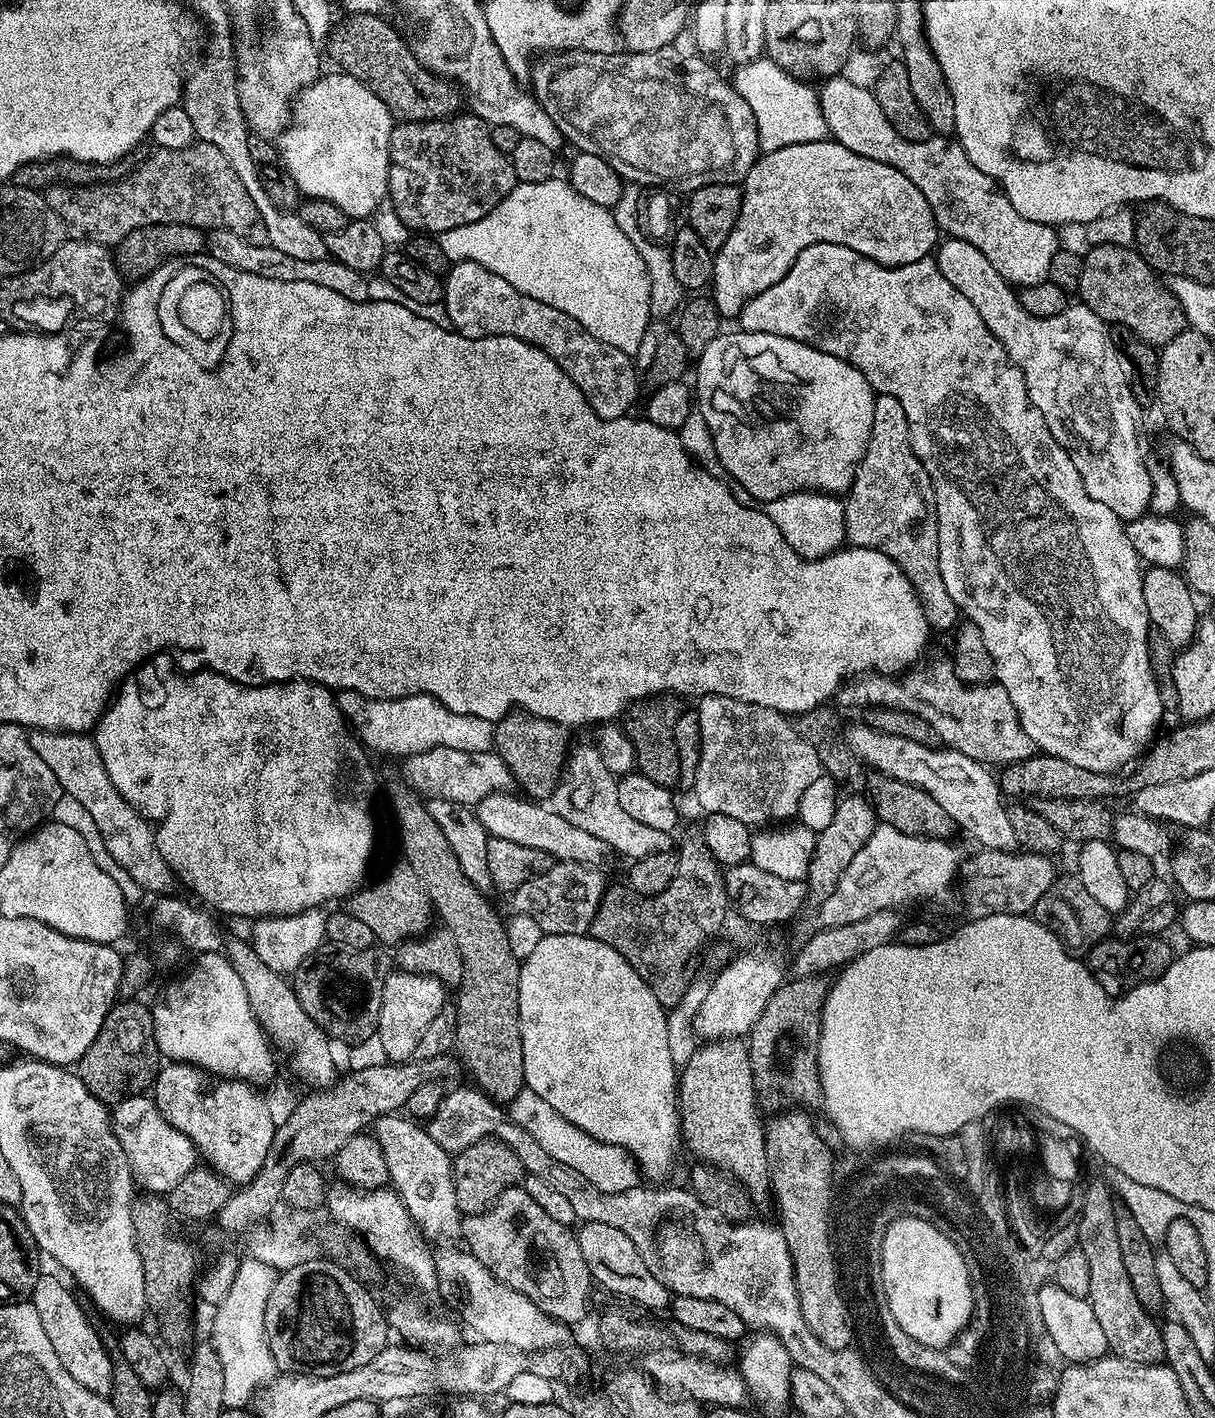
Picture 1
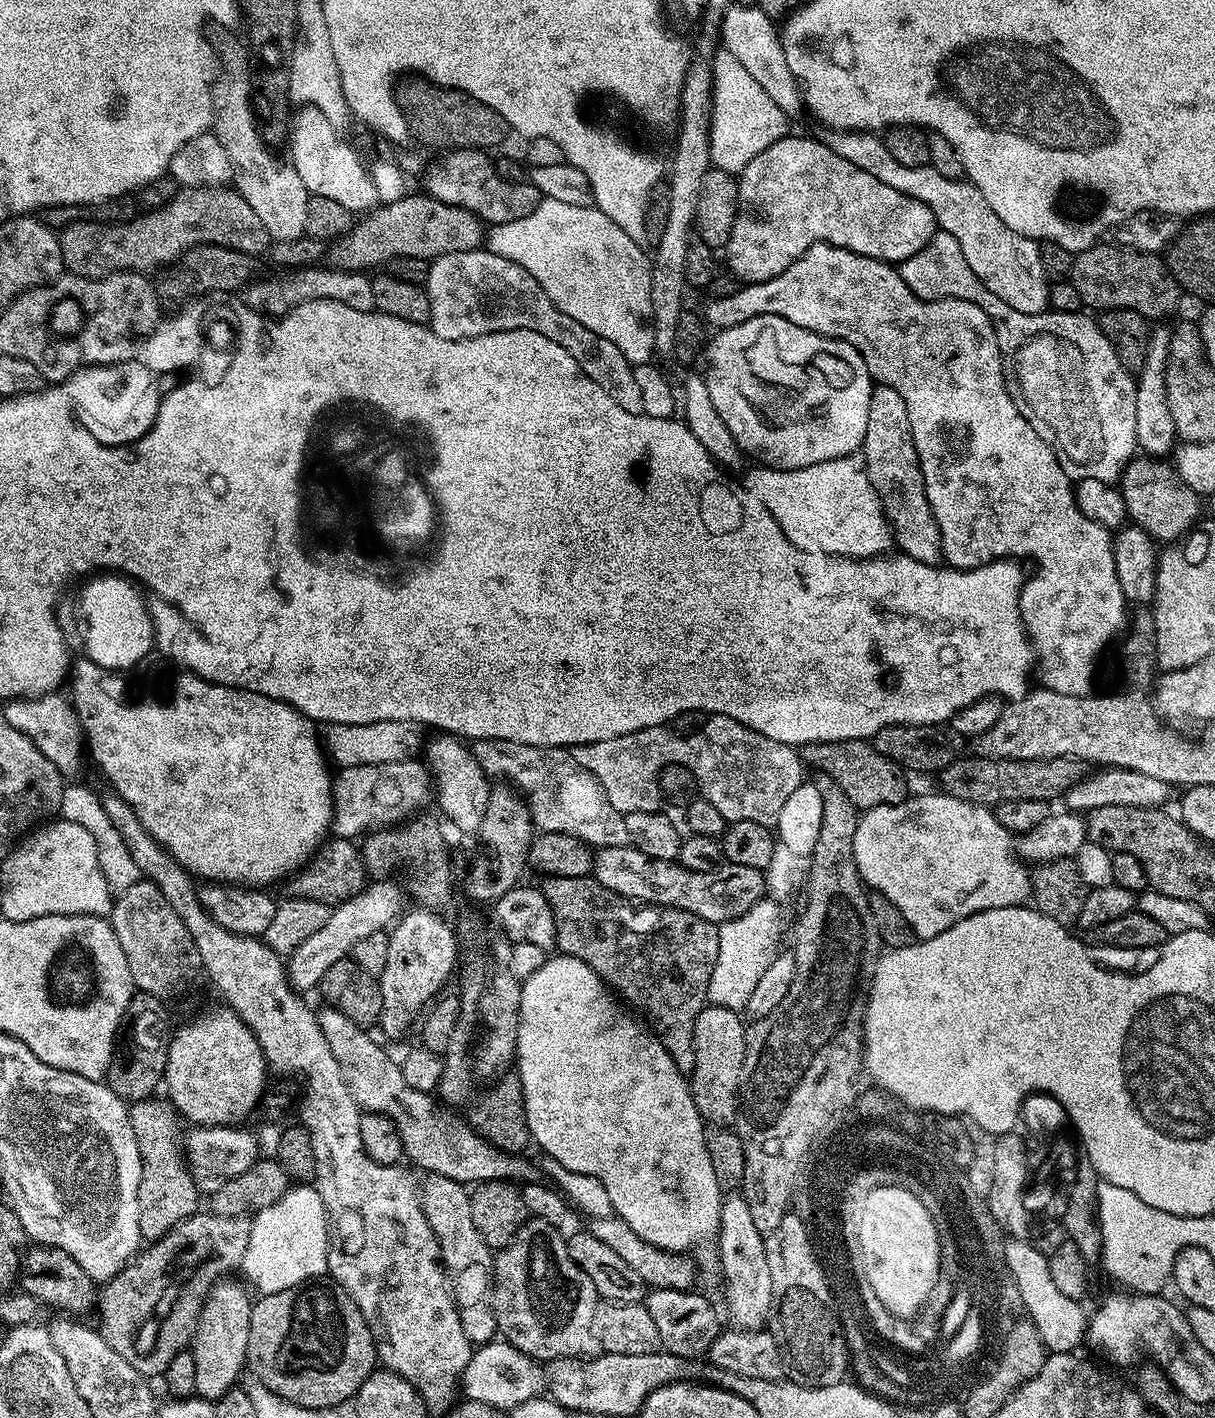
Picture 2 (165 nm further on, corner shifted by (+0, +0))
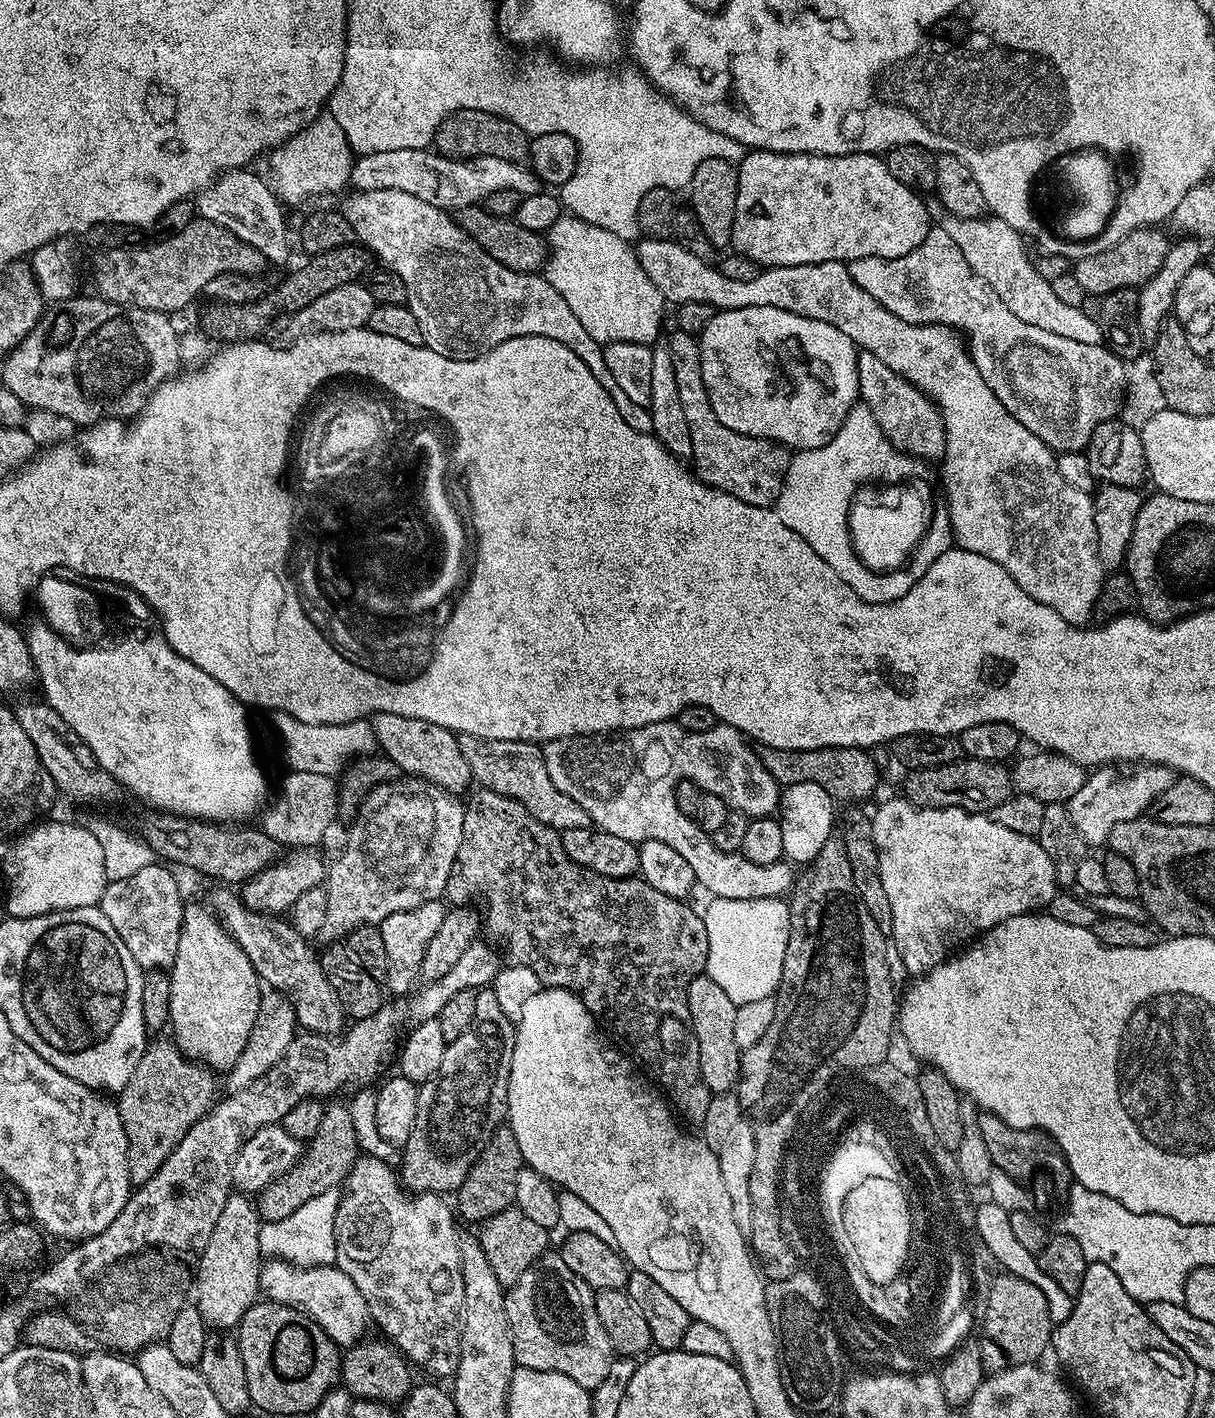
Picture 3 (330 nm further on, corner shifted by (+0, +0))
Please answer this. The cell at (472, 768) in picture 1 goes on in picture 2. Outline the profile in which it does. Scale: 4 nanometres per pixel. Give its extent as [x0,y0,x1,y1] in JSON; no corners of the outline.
[330,759,434,840]

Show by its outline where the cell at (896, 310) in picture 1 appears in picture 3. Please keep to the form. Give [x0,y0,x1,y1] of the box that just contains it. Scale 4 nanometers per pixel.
[636,239,1106,626]

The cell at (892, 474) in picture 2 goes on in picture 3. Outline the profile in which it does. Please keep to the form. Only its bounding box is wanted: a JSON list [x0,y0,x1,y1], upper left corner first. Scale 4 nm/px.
[856,351,944,462]

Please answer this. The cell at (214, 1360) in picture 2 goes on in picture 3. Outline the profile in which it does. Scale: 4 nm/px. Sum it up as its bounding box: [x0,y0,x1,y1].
[194,1191,262,1329]

